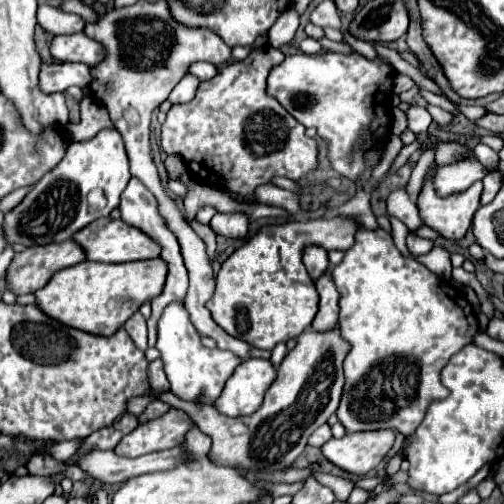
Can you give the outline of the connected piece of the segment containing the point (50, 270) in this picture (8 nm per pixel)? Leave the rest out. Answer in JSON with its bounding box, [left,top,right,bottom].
[7,240,85,294]

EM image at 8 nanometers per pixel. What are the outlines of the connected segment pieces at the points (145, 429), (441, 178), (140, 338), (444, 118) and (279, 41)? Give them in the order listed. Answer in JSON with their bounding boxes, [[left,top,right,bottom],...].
[[115,410,191,458],[431,158,487,196],[123,312,147,350],[427,104,453,126],[269,8,299,48]]

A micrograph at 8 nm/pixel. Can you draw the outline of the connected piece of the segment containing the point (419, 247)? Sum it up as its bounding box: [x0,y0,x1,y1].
[407,232,433,256]

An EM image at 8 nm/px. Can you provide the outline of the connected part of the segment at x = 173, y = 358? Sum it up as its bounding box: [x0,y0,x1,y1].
[157,300,241,404]

